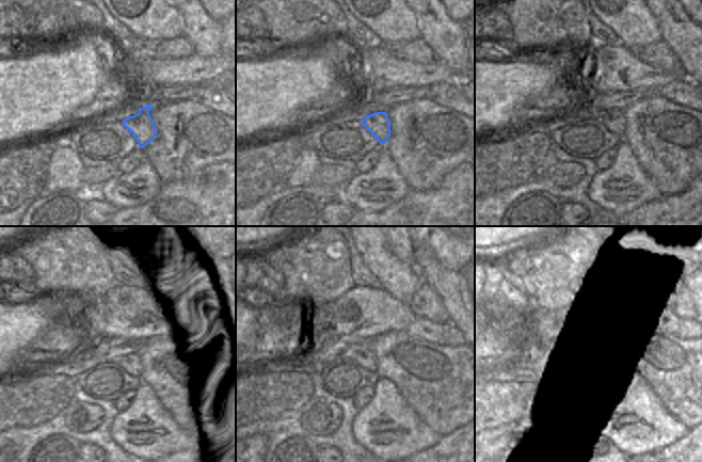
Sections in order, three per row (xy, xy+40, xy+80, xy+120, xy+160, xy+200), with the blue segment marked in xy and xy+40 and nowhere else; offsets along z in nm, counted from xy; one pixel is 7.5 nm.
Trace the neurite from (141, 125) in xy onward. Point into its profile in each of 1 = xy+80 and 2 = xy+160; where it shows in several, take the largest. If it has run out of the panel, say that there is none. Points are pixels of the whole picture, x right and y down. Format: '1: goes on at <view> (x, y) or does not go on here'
1: goes on at xy+80 (613, 120)
2: goes on at xy+160 (366, 359)

